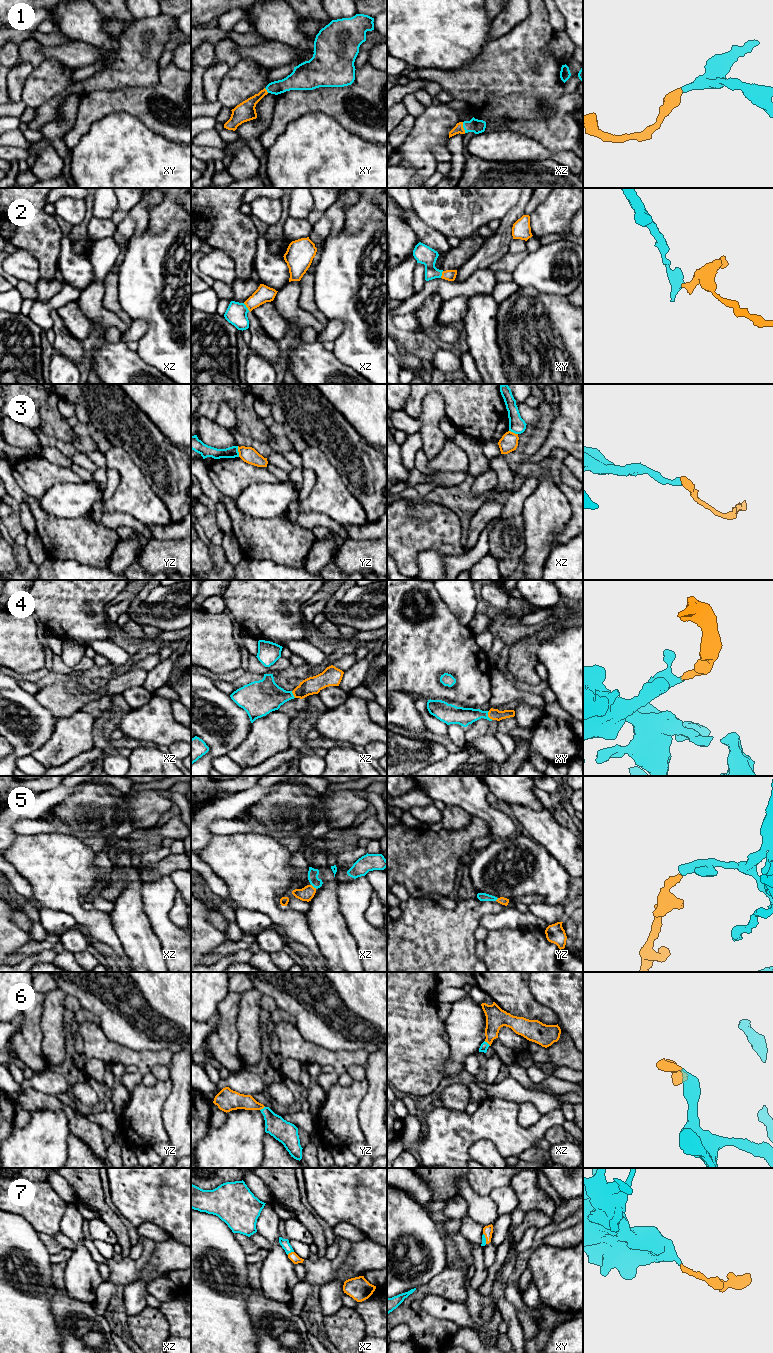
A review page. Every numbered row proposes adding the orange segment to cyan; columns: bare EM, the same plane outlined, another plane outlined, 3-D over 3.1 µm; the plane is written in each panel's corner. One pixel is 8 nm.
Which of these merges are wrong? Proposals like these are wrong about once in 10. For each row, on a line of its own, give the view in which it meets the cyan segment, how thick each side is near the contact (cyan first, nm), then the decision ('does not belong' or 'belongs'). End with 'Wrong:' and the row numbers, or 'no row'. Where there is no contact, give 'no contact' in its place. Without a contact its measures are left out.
1: meets cyan in xz; 110 nm thick on the cyan side, 70 nm on the other; belongs
2: meets cyan in xz; 170 nm thick on the cyan side, 140 nm on the other; belongs
3: meets cyan in yz; 100 nm thick on the cyan side, 130 nm on the other; does not belong
4: meets cyan in xy; 140 nm thick on the cyan side, 90 nm on the other; belongs
5: meets cyan in xz; 80 nm thick on the cyan side, 110 nm on the other; belongs
6: meets cyan in xz; 70 nm thick on the cyan side, 160 nm on the other; belongs
7: meets cyan in xz; 70 nm thick on the cyan side, 70 nm on the other; belongs
Wrong: 3

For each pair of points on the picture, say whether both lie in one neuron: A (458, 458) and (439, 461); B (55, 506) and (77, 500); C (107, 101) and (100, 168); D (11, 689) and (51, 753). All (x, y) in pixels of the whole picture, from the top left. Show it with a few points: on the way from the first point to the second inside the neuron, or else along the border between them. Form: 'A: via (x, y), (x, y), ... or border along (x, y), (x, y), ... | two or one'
A: via (453, 459), (444, 461) | one
B: via (60, 501), (72, 500) | one
C: border along (130, 115), (111, 112), (95, 120), (88, 130) | two
D: border along (56, 723), (52, 735), (31, 755) | two

